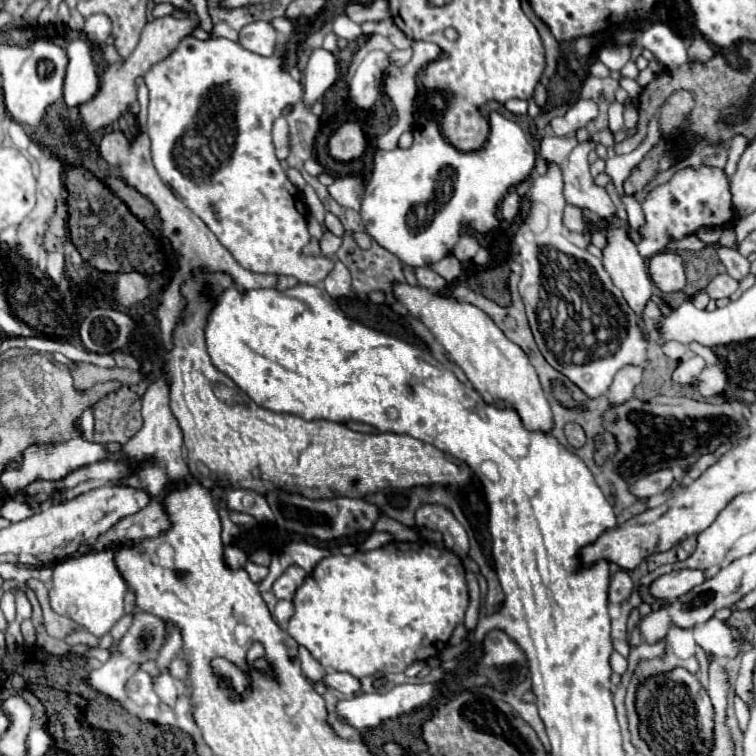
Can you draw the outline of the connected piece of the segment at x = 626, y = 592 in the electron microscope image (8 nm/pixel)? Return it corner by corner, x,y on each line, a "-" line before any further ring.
619,569
609,583
609,603
625,603
633,591
633,581
627,571

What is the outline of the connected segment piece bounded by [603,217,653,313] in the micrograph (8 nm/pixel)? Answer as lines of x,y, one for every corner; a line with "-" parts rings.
619,217
611,219
611,227
607,229
607,247
603,249
603,265
605,265
607,273
611,275
613,283
623,291
623,297
629,303
629,307
633,307
637,313
643,313
645,303
653,295
653,281
647,273
643,257
637,253
635,243
631,243
627,239
627,231
629,231
629,223
621,221

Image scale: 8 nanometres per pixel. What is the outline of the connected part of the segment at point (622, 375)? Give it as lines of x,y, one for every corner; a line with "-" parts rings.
623,367
615,375
615,379
613,379
613,383
607,391
609,403
611,405
621,405
621,403
633,399
633,389
639,383
641,383
641,367

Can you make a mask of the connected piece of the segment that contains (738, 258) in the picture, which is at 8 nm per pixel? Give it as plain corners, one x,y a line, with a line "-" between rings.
717,247
717,253
719,253
719,259
725,263
727,267
727,273
733,277
733,279
741,279
749,273
749,261
739,253
739,251
733,251
729,247

